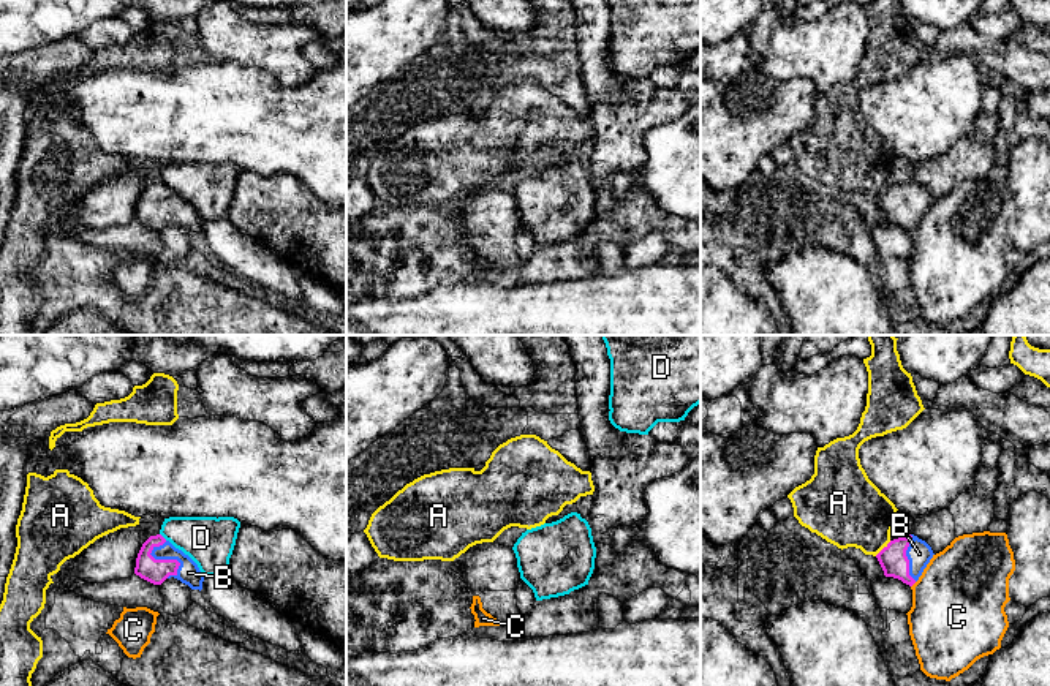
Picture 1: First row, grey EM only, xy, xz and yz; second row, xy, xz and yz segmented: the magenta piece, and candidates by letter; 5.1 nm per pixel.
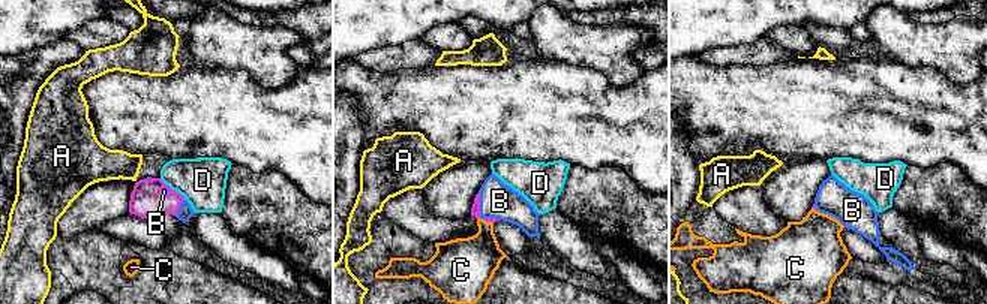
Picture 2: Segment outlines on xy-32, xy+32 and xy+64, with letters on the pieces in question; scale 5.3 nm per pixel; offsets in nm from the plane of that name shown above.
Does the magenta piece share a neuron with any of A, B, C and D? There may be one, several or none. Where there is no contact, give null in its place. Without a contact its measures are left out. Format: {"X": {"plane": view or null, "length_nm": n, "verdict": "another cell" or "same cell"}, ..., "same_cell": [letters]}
{"A": {"plane": "yz", "length_nm": 120, "verdict": "another cell"}, "B": {"plane": "xy", "length_nm": 200, "verdict": "same cell"}, "C": {"plane": "yz", "length_nm": 40, "verdict": "another cell"}, "D": {"plane": "xy", "length_nm": 50, "verdict": "another cell"}, "same_cell": ["B"]}

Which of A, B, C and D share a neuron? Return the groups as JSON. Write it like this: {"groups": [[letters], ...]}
{"groups": [["A"], ["B"], ["C"], ["D"]]}

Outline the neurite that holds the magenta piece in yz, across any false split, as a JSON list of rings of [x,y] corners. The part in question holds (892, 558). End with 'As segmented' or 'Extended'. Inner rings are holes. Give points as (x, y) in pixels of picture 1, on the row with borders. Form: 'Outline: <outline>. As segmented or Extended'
Outline: [[[914,534],[890,541],[878,555],[886,577],[912,586],[933,558],[931,547]]]. Extended

